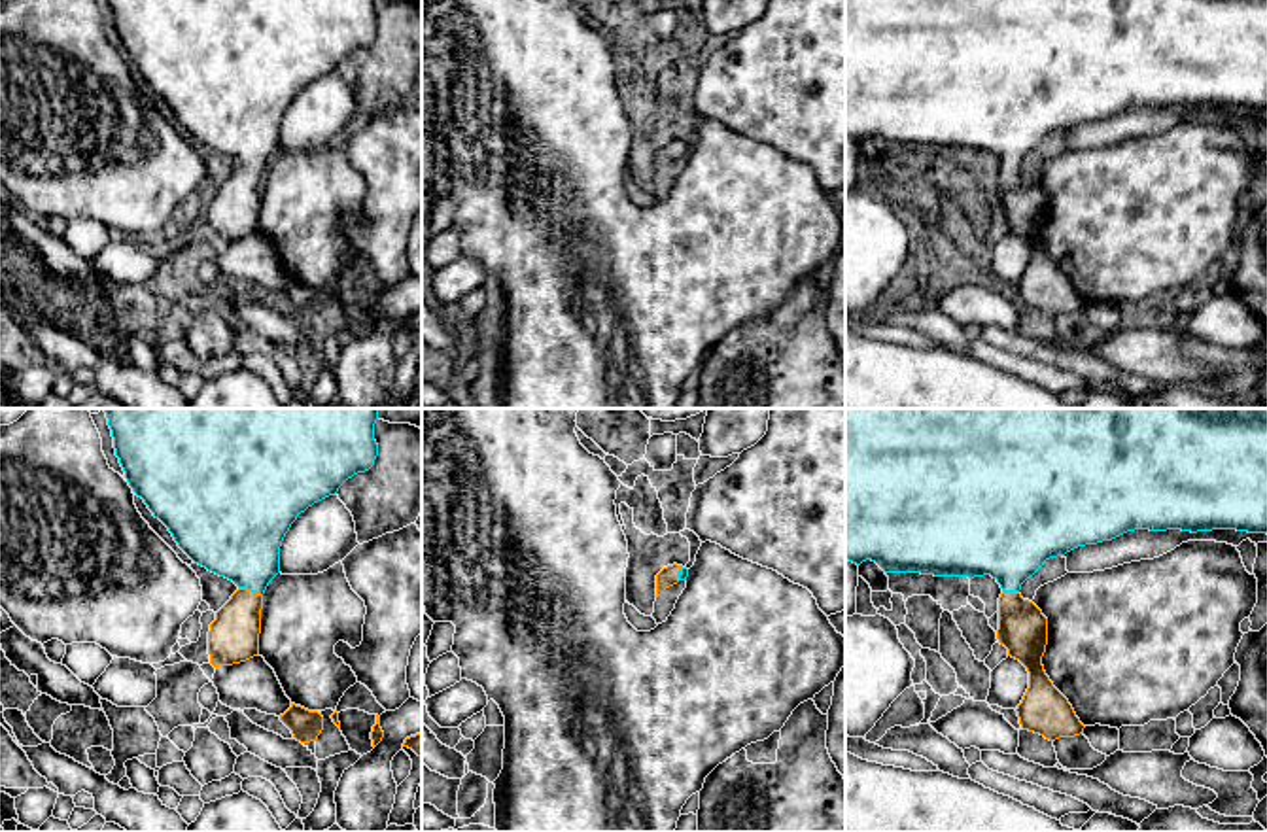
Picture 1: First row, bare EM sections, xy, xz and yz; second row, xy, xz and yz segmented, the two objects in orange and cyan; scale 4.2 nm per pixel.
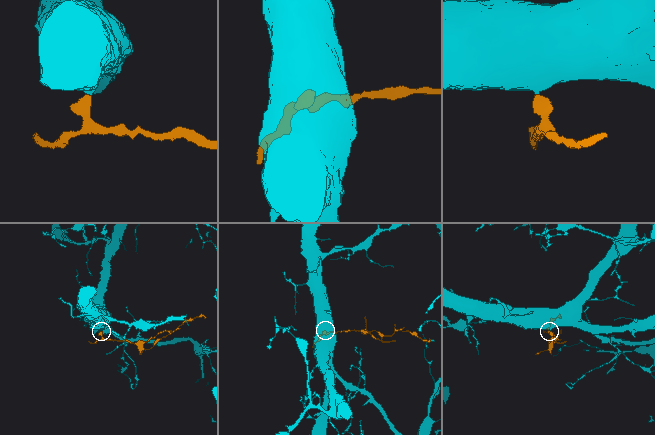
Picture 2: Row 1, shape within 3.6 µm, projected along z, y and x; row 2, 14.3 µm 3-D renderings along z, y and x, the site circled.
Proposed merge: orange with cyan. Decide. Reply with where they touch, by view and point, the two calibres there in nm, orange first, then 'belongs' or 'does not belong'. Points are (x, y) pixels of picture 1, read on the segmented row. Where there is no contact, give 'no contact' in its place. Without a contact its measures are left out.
meets orange in xy at (250, 590); 220 nm thick on the orange side, 380 nm on the other; belongs

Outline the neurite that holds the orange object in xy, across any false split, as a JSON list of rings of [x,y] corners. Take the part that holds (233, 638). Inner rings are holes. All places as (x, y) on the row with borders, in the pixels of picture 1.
[[[104,408],[104,412],[115,456],[132,492],[195,563],[238,586],[210,624],[210,664],[233,666],[257,656],[263,594],[280,573],[282,541],[301,512],[335,495],[348,478],[374,465],[378,408]]]

